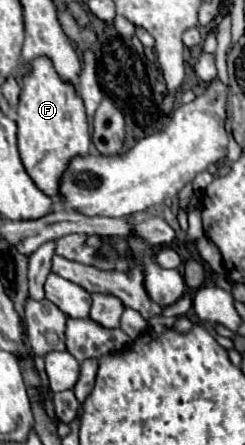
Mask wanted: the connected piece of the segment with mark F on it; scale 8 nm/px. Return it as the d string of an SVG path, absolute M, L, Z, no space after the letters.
M35 57L29 65L29 73L21 81L17 105L17 145L29 177L41 191L53 197L59 193L59 179L69 159L75 155L89 155L91 135L85 105L75 85L59 77L49 57Z

